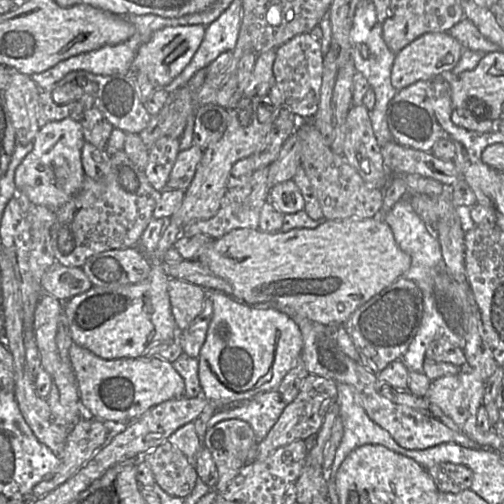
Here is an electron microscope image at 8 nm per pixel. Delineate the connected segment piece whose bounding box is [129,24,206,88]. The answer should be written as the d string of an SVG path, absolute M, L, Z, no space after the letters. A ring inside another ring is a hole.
M201 24L169 26L155 31L150 39L141 45L131 63L129 73L136 75L140 72L145 73L157 88L163 88L170 84L188 65L193 55L199 48L205 36L206 26Z

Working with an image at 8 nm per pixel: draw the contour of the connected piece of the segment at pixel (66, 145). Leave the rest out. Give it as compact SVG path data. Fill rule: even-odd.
M65 118L51 121L37 132L32 151L15 170L17 192L23 193L32 204L58 209L82 188L85 179L81 150L85 143L80 121Z

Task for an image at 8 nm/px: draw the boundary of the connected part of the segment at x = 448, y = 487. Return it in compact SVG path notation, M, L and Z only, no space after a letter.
M444 462L427 469L439 492L459 493L472 484L472 470L463 464Z

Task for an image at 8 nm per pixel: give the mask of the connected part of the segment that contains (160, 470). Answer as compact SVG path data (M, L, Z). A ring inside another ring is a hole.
M168 440L142 456L150 466L155 482L168 494L185 498L194 489L198 474L189 460Z

